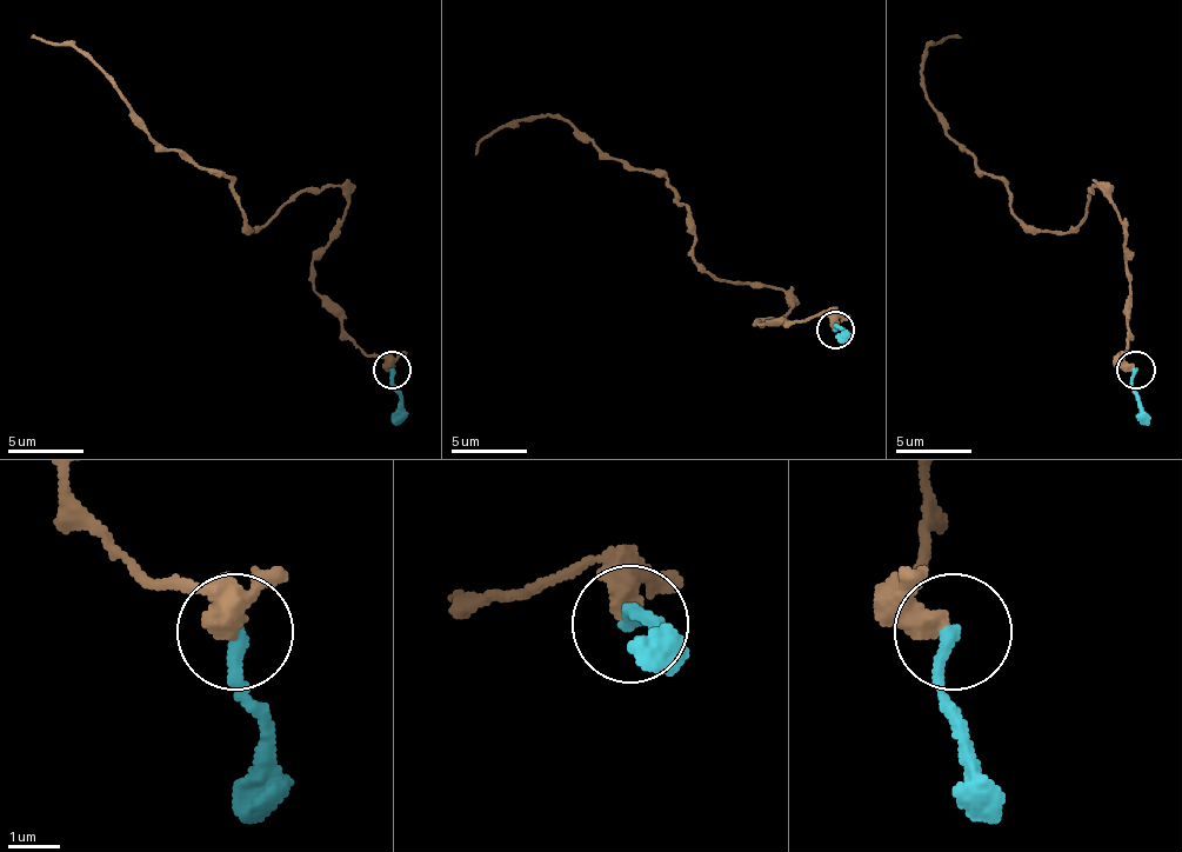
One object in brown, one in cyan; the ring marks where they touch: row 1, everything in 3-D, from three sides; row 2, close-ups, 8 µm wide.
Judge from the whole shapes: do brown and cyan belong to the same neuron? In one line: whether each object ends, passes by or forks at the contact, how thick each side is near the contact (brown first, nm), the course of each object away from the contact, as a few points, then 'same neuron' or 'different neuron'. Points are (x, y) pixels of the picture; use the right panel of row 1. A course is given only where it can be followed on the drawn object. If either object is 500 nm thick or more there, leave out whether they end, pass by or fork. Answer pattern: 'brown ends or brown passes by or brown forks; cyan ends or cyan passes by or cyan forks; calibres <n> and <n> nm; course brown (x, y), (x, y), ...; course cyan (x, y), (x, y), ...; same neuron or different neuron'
brown ends; cyan ends; calibres 480 and 280 nm; course brown (1133, 371), (1117, 359), (1126, 226), (1095, 185), (1064, 234), (1012, 211), (925, 90), (925, 52), (962, 37); course cyan (1136, 371), (1136, 408), (1148, 424); different neuron

